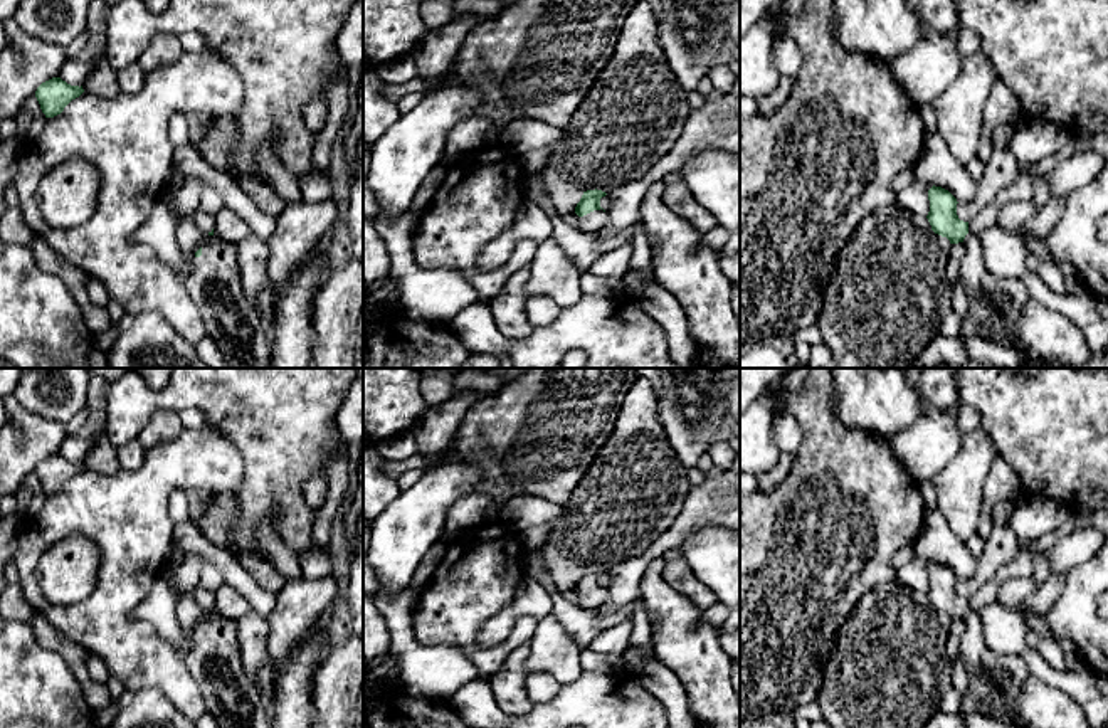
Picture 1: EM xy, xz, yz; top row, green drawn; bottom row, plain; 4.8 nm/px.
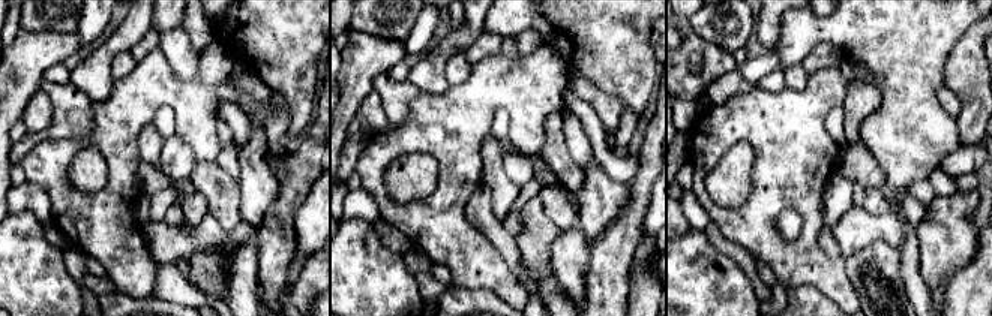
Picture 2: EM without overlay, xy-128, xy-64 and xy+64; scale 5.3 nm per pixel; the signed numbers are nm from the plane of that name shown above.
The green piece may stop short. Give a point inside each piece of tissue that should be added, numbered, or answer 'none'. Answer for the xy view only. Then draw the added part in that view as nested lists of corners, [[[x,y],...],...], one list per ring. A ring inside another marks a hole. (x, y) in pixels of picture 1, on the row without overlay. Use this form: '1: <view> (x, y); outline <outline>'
1: xy (234, 701); outline [[[207,612],[202,632],[192,639],[185,666],[198,684],[207,711],[220,728],[271,728],[271,711],[247,678],[232,619]]]

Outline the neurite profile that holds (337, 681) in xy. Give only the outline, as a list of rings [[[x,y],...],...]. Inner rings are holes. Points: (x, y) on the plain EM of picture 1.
[[[363,634],[328,647],[313,674],[311,728],[355,728],[355,706],[363,688]]]

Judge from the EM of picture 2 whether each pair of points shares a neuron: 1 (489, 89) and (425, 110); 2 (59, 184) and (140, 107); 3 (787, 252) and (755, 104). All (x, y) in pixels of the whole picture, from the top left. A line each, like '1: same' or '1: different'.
1: same
2: same
3: same

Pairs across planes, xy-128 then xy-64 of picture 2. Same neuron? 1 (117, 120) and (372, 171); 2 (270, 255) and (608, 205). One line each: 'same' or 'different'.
1: same
2: different

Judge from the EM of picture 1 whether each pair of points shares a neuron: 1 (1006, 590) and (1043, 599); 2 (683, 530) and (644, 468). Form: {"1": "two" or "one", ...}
{"1": "two", "2": "two"}

